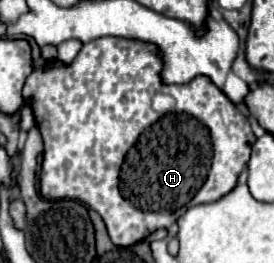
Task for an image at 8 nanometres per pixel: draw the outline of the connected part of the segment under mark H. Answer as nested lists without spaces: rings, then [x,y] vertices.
[[[102,37],[92,43],[86,43],[72,65],[64,67],[58,61],[48,63],[46,67],[36,69],[24,83],[22,95],[32,99],[32,109],[36,115],[38,129],[44,139],[44,161],[42,161],[42,175],[40,175],[40,193],[46,199],[76,199],[86,205],[90,205],[106,223],[108,235],[114,245],[118,247],[130,247],[156,229],[168,229],[180,215],[184,215],[190,207],[200,205],[200,203],[212,203],[218,201],[220,197],[228,195],[234,187],[238,177],[242,175],[242,169],[246,167],[250,159],[252,145],[256,141],[250,121],[238,111],[238,107],[216,87],[208,77],[196,77],[186,85],[164,85],[160,83],[160,69],[162,61],[156,55],[154,45],[140,43],[140,41],[130,41],[130,39],[120,39],[120,37]]]

